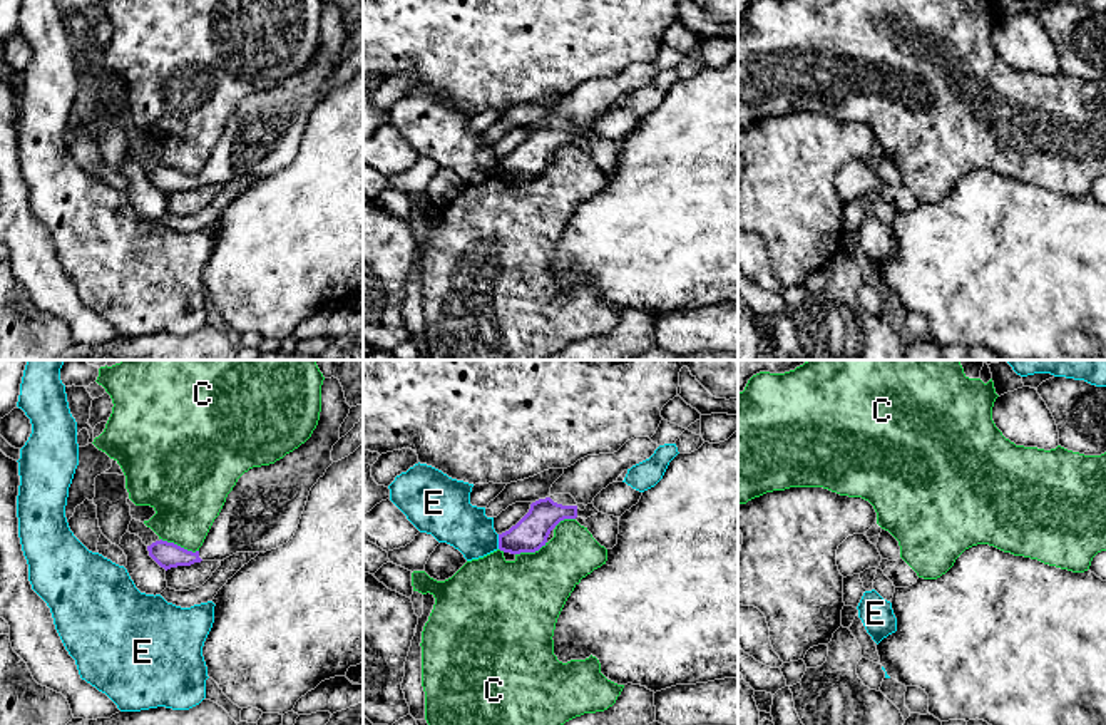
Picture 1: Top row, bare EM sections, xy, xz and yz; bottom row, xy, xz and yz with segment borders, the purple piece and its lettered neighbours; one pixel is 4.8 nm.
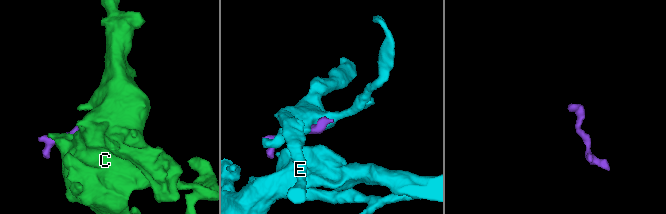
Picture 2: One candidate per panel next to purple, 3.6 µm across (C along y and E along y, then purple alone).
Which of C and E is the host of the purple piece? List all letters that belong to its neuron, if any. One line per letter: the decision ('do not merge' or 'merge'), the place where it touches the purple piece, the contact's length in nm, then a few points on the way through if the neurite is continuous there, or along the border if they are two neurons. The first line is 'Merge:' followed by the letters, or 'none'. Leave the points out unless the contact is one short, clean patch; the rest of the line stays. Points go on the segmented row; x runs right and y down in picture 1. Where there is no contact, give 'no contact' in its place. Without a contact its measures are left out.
Merge: none
C: do not merge; contact xy (179, 546); length 200 nm; border xy (161, 538), (198, 551)
E: do not merge; contact xz (499, 541); length 70 nm

